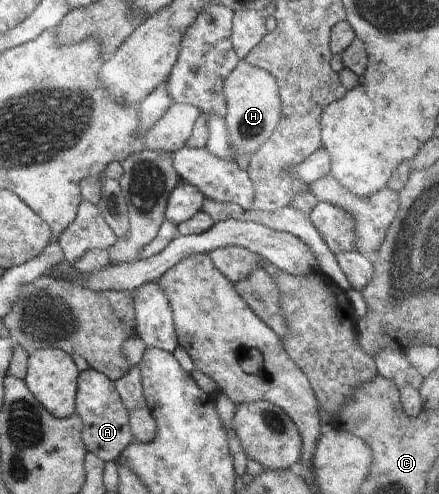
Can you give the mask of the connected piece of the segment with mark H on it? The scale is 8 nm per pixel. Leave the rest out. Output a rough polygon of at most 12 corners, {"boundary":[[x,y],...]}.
{"boundary":[[240,60],[225,123],[247,171],[281,119],[276,79]]}

